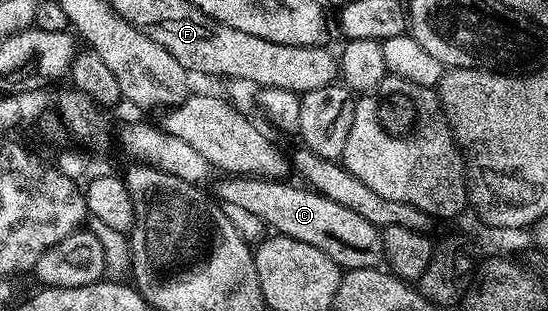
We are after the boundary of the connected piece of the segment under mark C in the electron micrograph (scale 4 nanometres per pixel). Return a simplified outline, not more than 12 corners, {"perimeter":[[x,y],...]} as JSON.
{"perimeter":[[233,176],[222,203],[342,271],[385,262],[381,230],[289,180]]}

